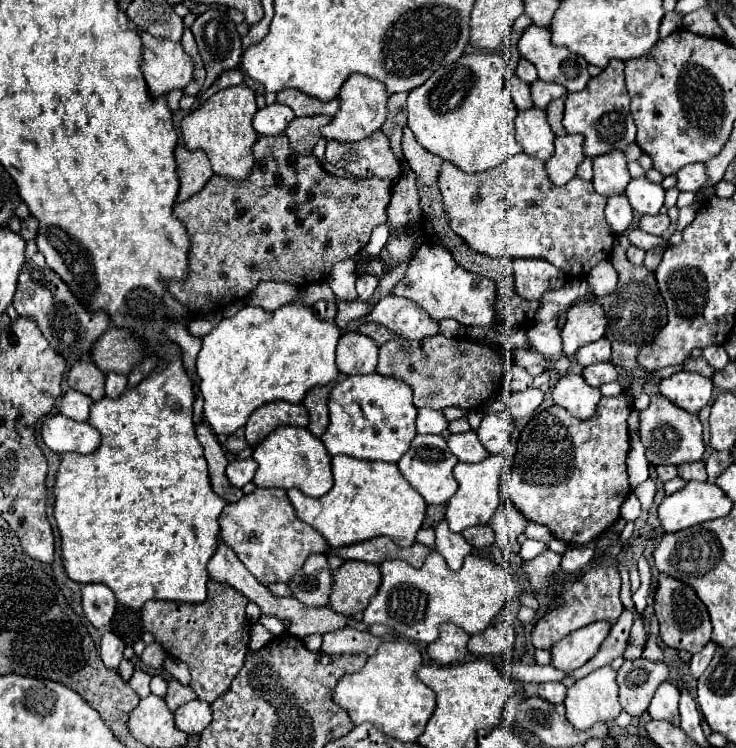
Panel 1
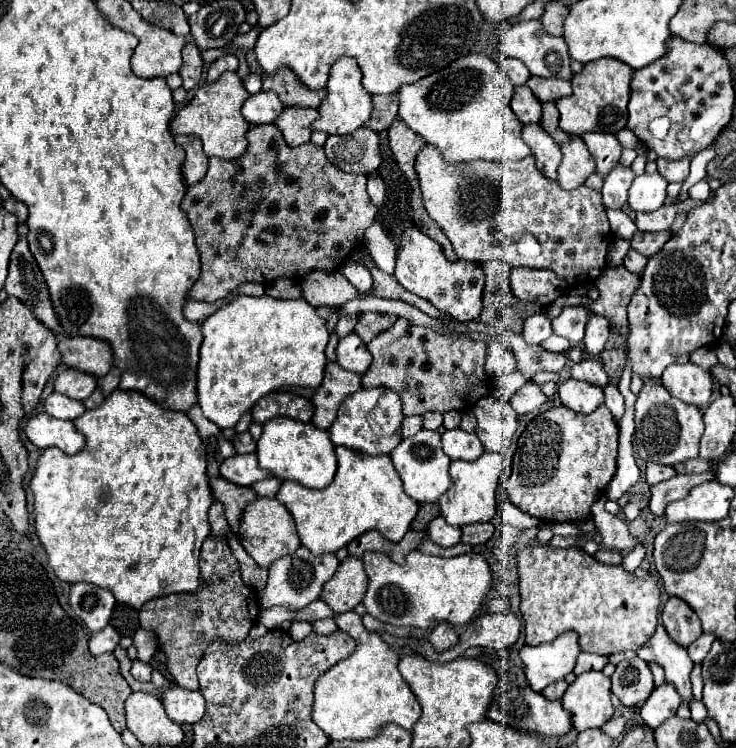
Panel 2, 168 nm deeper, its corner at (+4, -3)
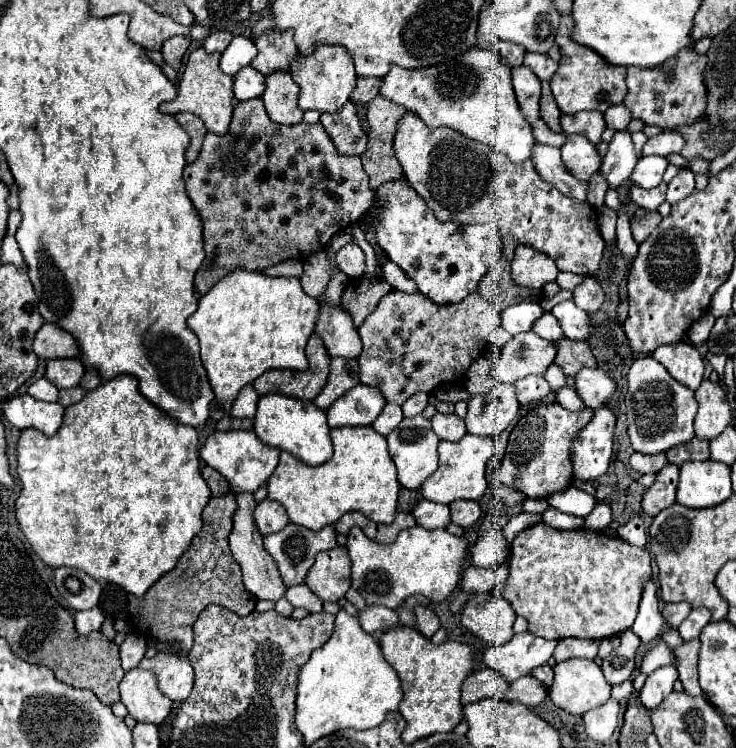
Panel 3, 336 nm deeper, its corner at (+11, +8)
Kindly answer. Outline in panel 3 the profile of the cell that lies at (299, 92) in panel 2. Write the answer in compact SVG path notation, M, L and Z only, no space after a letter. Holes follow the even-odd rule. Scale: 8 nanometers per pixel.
M265 30L259 38L255 38L257 56L251 66L261 74L271 74L275 70L289 70L291 60L297 54L297 46L293 42L293 32L273 32Z

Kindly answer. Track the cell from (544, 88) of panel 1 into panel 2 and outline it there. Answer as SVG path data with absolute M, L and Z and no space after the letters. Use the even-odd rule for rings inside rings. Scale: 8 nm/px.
M530 77L526 87L536 95L536 99L540 99L542 103L546 101L558 101L566 95L570 95L570 83L562 81L562 79L540 79L540 77Z

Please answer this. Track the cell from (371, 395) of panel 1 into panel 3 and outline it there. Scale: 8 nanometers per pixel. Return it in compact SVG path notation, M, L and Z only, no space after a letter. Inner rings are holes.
M357 384L327 408L327 420L331 428L371 426L383 406L385 400L377 388Z

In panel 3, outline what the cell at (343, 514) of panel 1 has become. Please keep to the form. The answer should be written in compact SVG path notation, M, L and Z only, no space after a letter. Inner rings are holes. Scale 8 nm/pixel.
M371 426L369 428L331 428L331 440L333 440L335 452L331 460L327 460L327 464L321 464L321 466L301 464L301 460L297 460L293 454L281 452L279 464L267 484L267 498L279 502L287 510L291 522L301 524L309 530L321 530L323 526L337 522L343 514L353 510L361 512L363 516L379 524L393 522L395 510L397 510L399 480L397 480L395 464L387 450L387 440L381 434L377 434Z

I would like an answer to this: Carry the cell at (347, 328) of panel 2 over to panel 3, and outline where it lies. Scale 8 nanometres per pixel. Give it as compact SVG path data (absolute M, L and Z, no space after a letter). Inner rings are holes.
M313 334L307 342L307 360L309 366L305 372L289 372L289 370L273 370L261 374L253 386L259 396L279 392L285 396L313 400L321 388L327 384L329 376L329 354L321 344L321 338Z

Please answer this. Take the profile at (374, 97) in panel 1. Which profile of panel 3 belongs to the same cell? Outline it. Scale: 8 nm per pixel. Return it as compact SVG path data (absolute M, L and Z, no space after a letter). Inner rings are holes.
M317 44L317 48L309 54L309 56L303 56L301 52L297 54L297 64L293 64L293 80L297 82L299 86L299 108L301 110L319 110L319 112L337 112L341 110L341 106L349 100L353 88L355 88L355 80L357 80L357 74L355 74L355 68L353 68L353 60L349 58L349 52L343 48L343 46L337 46L337 44Z

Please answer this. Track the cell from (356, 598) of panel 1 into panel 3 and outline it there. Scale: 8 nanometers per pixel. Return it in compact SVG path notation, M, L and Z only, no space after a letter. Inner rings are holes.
M337 546L333 550L325 550L315 558L315 564L309 568L305 576L305 586L317 594L325 602L337 602L345 596L345 592L351 586L351 562L347 556L347 550L343 546Z

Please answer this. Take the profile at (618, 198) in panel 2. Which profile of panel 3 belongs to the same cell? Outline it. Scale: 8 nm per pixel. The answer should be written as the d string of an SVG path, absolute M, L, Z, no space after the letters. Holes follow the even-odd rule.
M625 130L615 132L615 136L609 142L609 152L601 164L601 174L605 176L609 186L617 188L629 178L635 164L637 164L637 154L633 150L631 134Z

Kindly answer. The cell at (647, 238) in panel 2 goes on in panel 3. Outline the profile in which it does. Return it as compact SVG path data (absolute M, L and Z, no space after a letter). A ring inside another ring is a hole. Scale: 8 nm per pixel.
M637 208L633 218L631 218L631 234L633 240L637 244L645 242L649 238L649 234L657 228L657 224L661 222L661 214L659 212L649 212L645 208Z

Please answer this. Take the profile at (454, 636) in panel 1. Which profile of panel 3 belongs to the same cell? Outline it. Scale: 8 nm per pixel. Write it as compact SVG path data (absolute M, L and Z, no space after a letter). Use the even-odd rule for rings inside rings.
M417 604L415 606L415 626L417 626L417 630L423 634L423 636L427 636L427 638L431 638L437 630L439 630L439 618L437 618L437 614L433 612L433 610L429 610L427 606L421 606L421 604Z

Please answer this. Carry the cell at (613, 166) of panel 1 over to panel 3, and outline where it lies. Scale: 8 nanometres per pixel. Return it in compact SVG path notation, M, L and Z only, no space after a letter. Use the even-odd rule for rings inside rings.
M577 112L577 114L561 114L561 126L565 134L585 134L591 144L601 140L605 126L601 112Z

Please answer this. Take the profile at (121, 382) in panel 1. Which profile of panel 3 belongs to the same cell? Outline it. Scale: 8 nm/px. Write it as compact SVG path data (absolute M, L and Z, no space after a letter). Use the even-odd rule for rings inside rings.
M75 386L75 388L67 388L67 390L59 390L59 398L57 402L61 402L63 406L71 406L75 402L79 402L85 396L85 390Z

